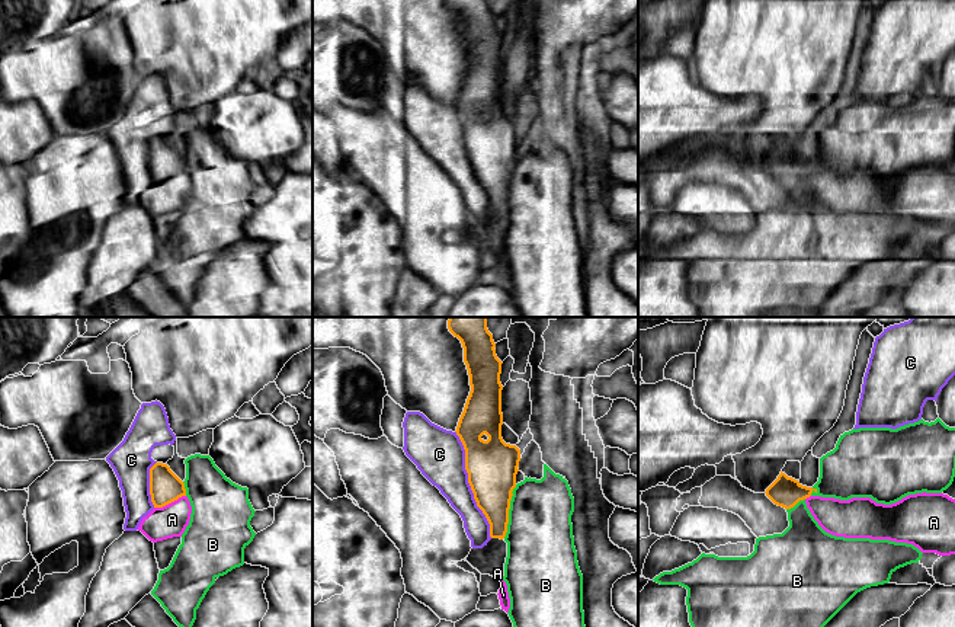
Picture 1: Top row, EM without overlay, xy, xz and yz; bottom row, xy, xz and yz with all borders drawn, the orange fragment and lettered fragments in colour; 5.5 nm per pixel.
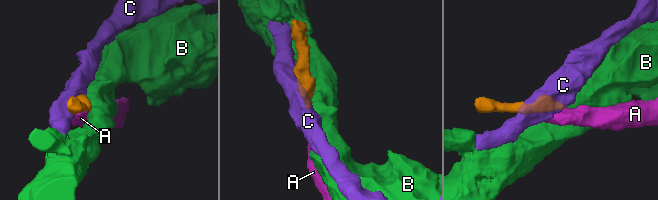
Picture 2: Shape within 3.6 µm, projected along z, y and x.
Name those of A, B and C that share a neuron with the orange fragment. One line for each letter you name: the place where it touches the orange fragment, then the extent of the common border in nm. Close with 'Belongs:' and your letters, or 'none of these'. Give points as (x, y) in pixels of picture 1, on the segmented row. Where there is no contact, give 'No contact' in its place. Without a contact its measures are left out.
A: Touches orange at xy (169, 502). Shared border 190 nm
Belongs: A

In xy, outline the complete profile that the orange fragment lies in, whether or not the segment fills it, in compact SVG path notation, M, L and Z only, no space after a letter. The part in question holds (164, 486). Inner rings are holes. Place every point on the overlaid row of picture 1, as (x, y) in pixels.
M156 463L150 468L150 495L154 509L142 518L138 531L153 543L182 537L189 525L192 506L185 483L167 464Z

